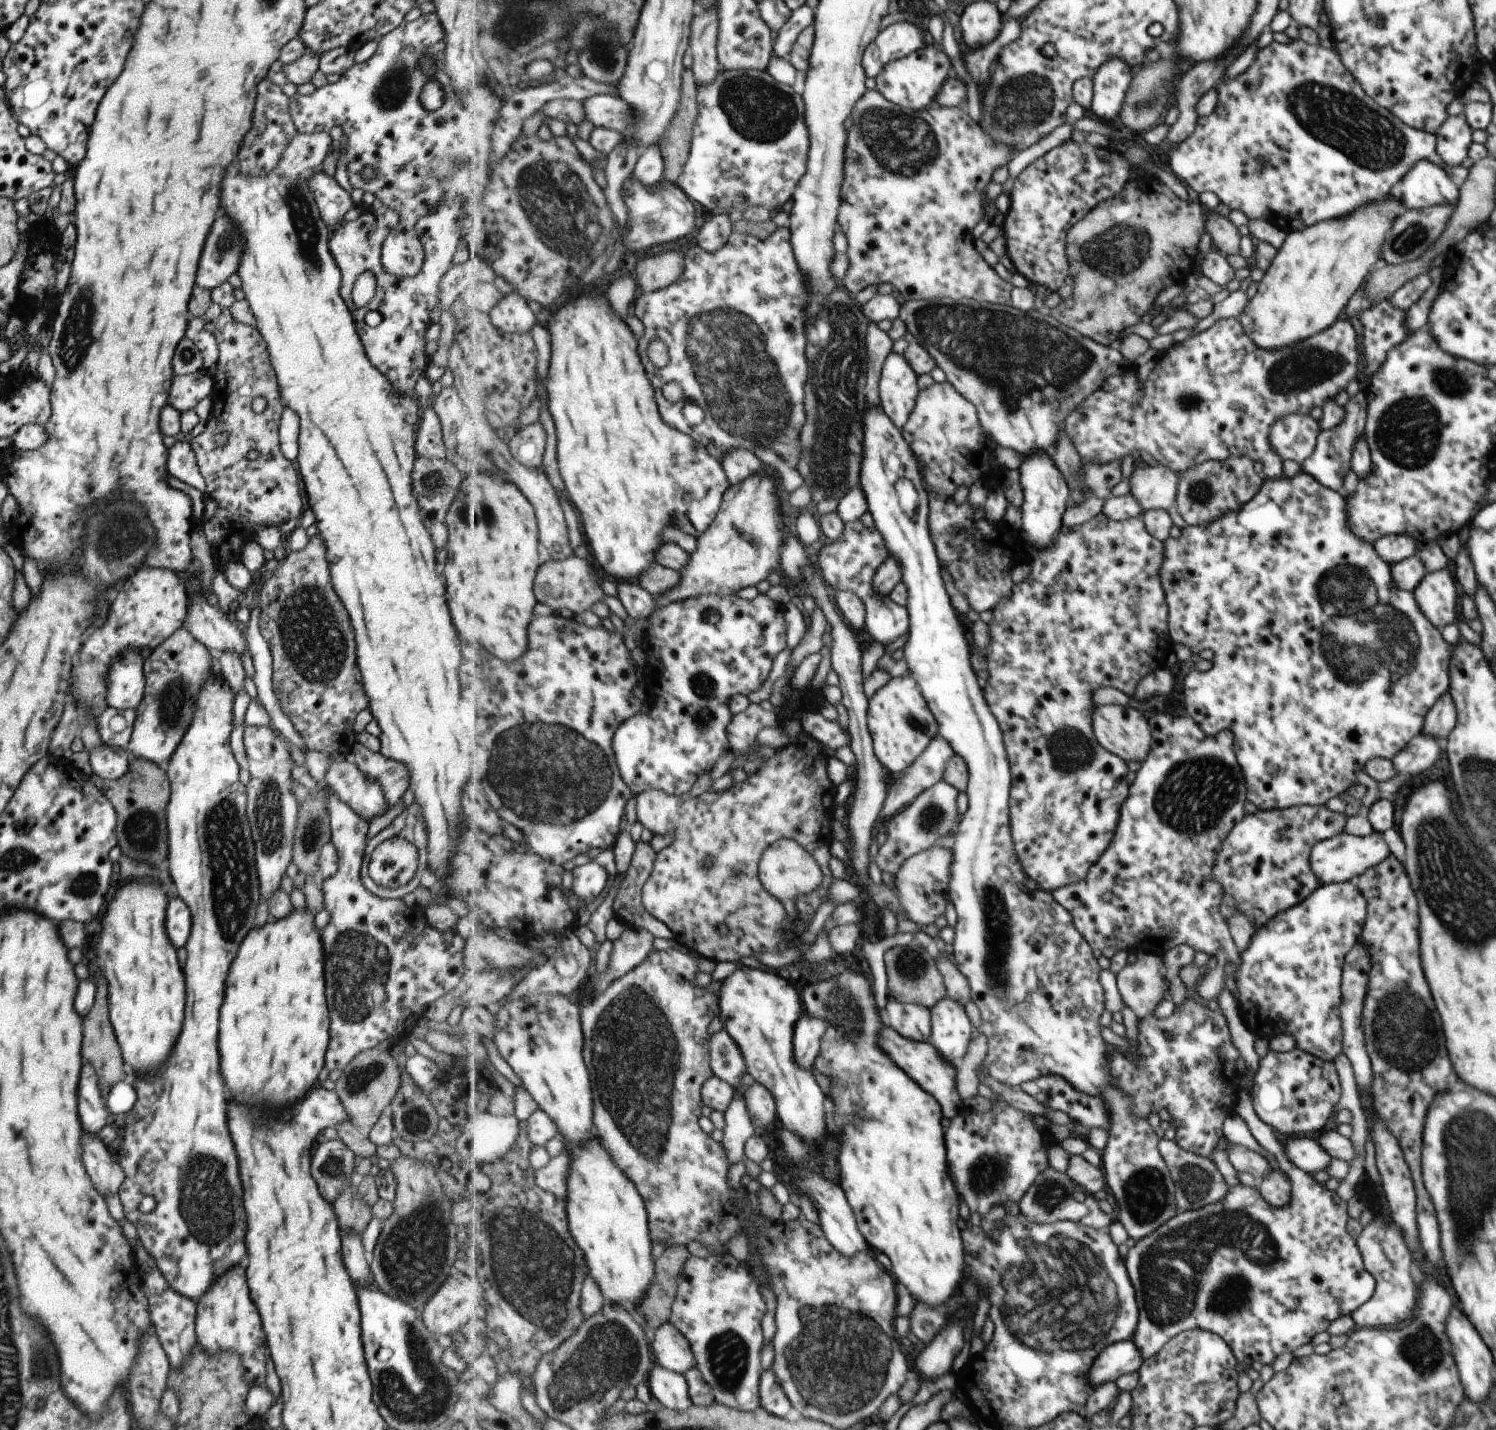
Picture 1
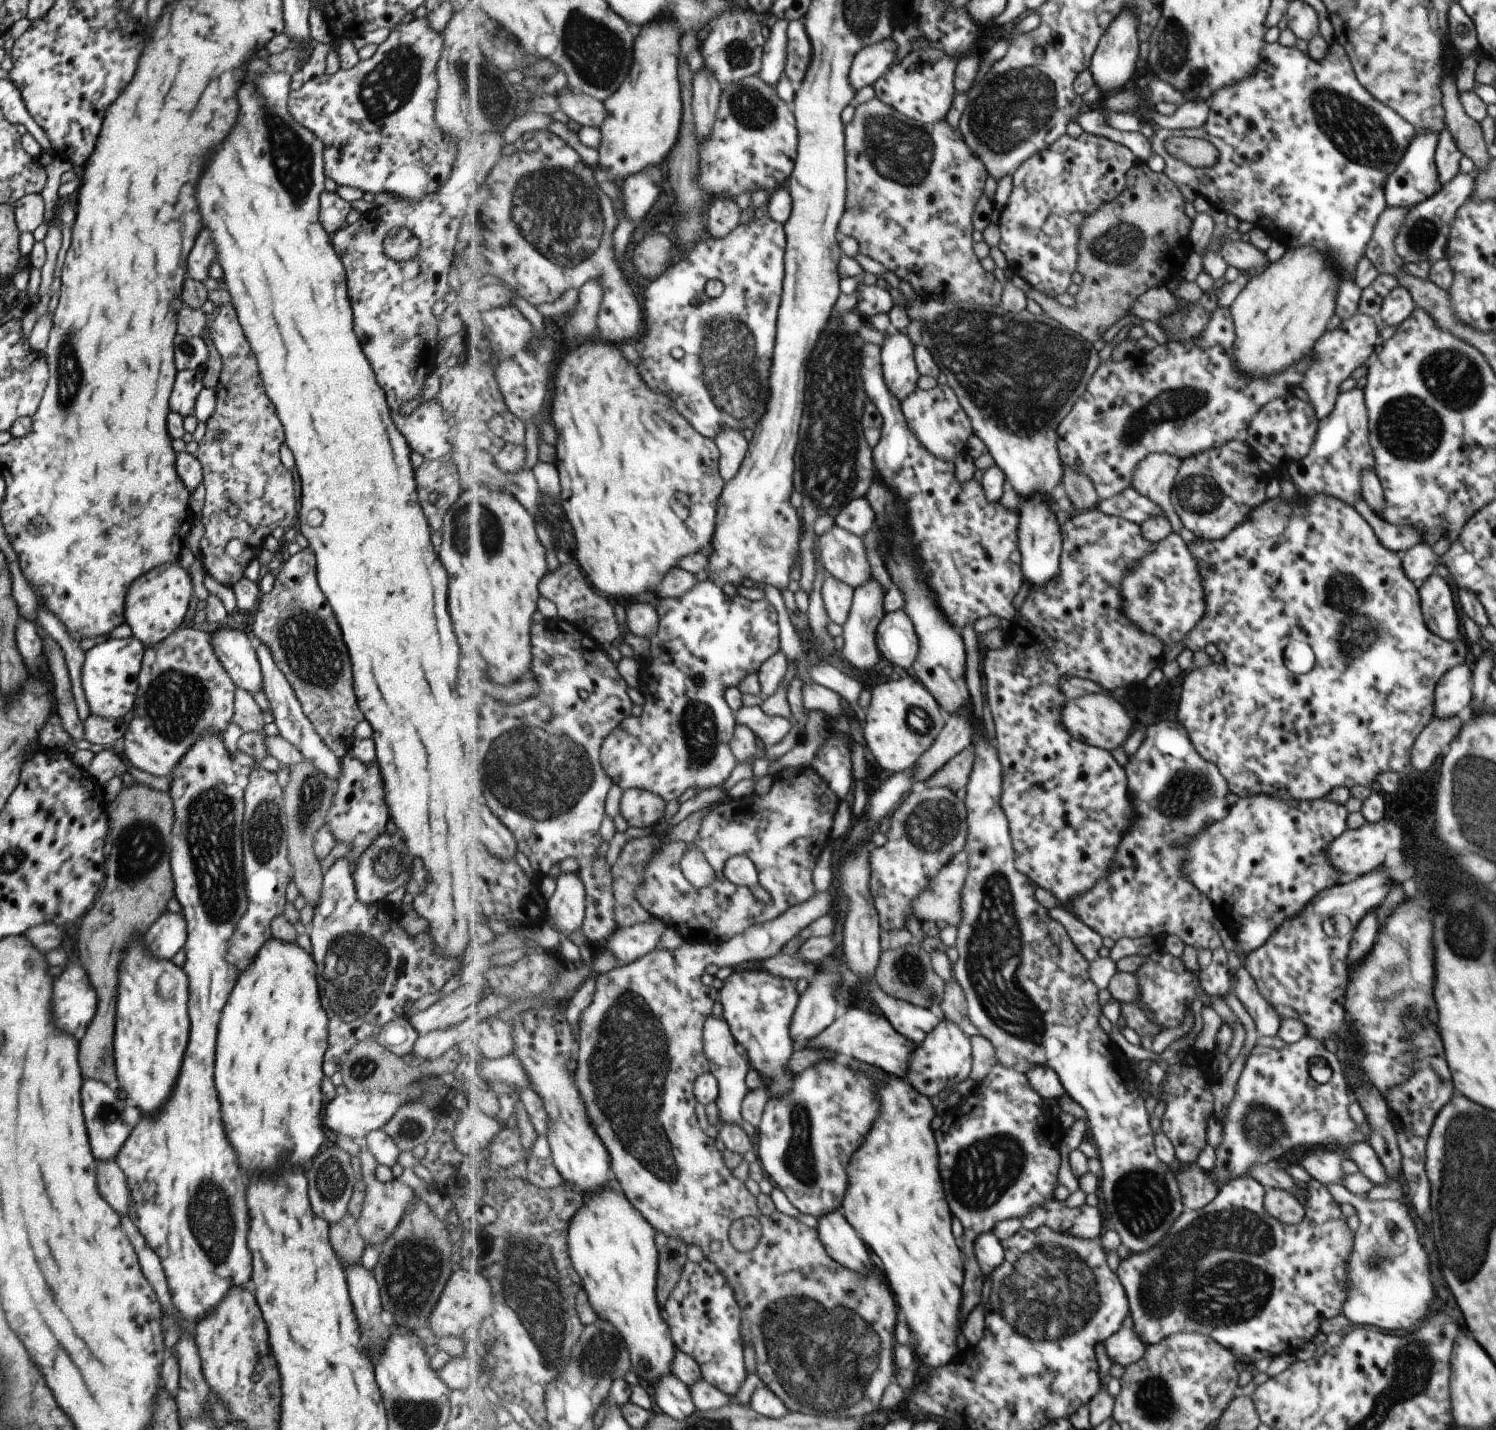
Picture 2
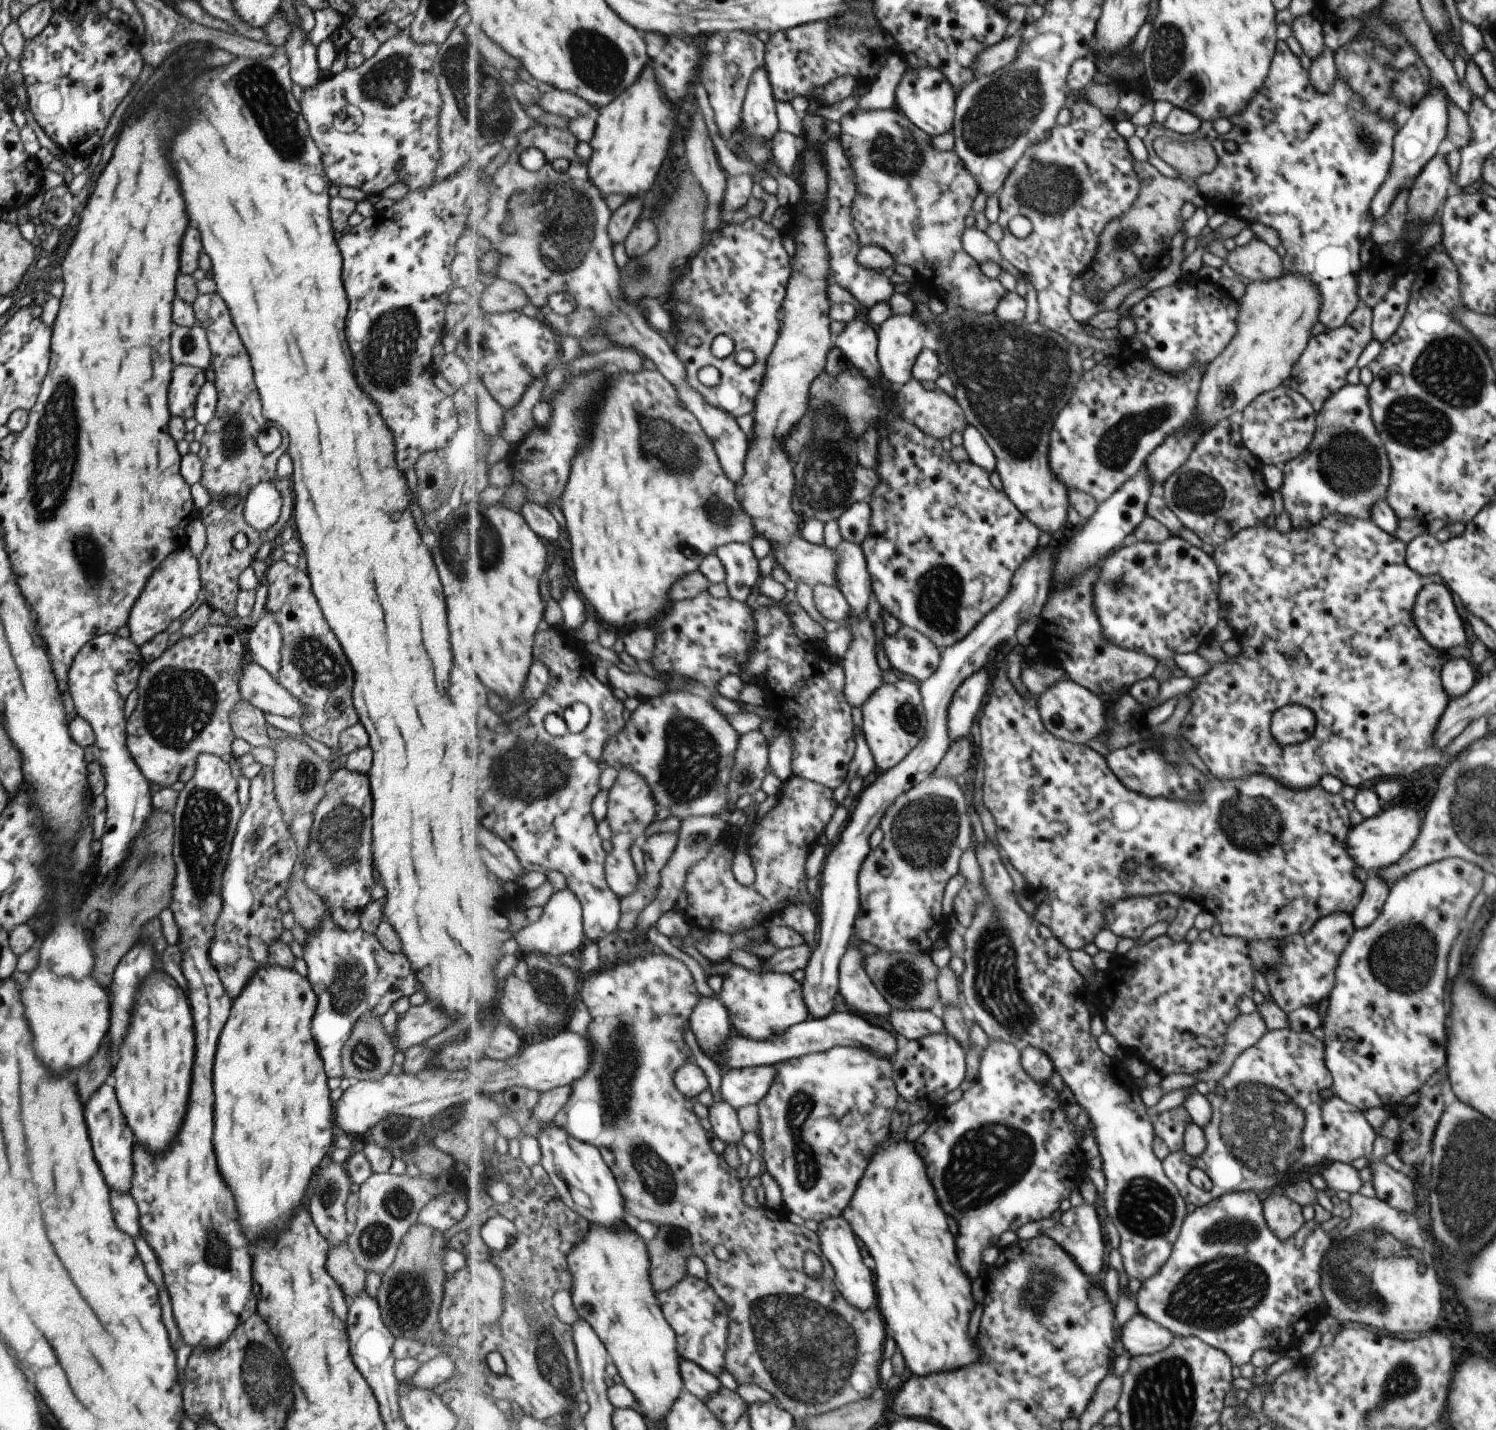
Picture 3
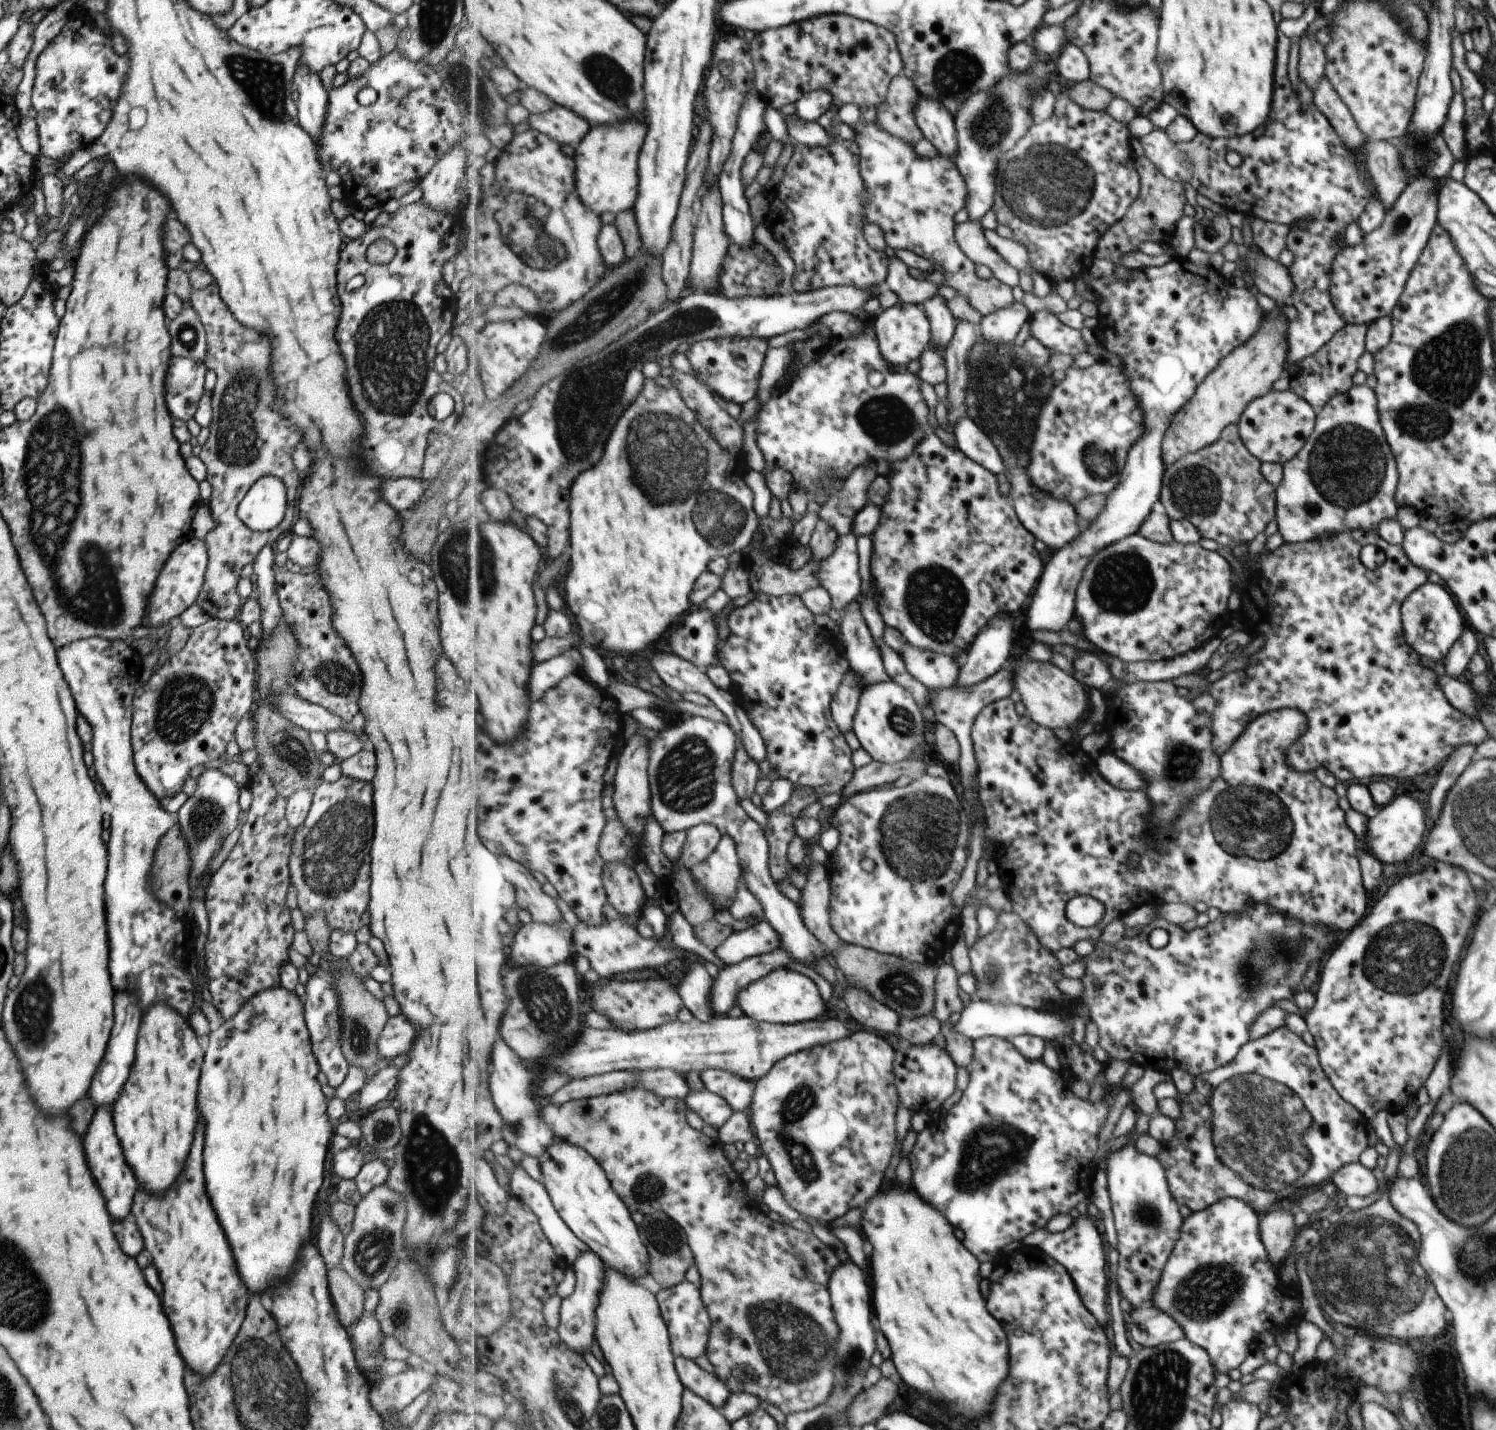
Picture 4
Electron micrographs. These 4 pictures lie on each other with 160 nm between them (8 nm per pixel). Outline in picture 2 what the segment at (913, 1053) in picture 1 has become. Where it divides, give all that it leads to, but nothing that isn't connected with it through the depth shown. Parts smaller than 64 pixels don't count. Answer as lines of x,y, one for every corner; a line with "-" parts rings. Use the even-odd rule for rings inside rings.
849,1008
843,1010
838,1018
815,1040
811,1040
815,1050
817,1048
829,1048
831,1052
847,1054
851,1058
857,1058
861,1062
867,1062
878,1067
886,1074
897,1075
906,1078
910,1071
910,1060
913,1053
918,1049
918,1045
908,1037
903,1036
883,1014
869,1012
869,1010
859,1010
859,1008

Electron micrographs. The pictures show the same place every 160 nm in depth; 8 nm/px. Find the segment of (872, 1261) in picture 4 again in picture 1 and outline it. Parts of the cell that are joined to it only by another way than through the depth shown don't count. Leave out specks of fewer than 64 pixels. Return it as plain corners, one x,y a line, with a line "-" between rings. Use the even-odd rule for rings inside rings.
845,970
839,978
807,985
802,994
805,1010
827,1022
827,1034
823,1036
823,1050
815,1060
815,1070
833,1078
831,1098
837,1114
828,1120
828,1129
845,1136
838,1158
839,1186
853,1204
861,1234
867,1238
869,1246
885,1252
893,1260
893,1272
899,1282
903,1282
919,1302
931,1306
943,1304
961,1286
965,1268
963,1238
959,1230
959,1194
947,1172
945,1130
941,1122
944,1109
935,1096
926,1092
877,1046
877,1036
881,1036
885,1028
883,1013
873,1000
873,982
863,972

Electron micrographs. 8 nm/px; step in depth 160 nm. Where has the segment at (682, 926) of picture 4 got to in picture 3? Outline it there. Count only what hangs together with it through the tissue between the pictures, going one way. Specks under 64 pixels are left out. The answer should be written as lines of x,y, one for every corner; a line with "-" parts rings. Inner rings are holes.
733,964
723,977
719,996
733,1016
736,1032
753,1040
773,1040
787,1028
811,1018
804,998
804,985
788,973
756,972

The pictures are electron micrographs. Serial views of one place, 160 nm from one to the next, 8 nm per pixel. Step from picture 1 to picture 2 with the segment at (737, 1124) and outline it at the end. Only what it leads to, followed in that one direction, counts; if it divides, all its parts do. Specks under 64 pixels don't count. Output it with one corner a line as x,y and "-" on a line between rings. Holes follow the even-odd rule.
712,1015
708,1017
708,1020
705,1020
704,1050
708,1060
712,1062
710,1073
719,1082
719,1099
716,1104
721,1112
721,1121
727,1122
727,1124
731,1124
731,1122
739,1124
753,1139
753,1136
759,1136
757,1128
753,1124
745,1122
745,1118
743,1118
743,1100
751,1092
747,1088
747,1076
749,1076
751,1068
749,1068
750,1062
737,1052
738,1046
737,1040
724,1018
717,1018
717,1016

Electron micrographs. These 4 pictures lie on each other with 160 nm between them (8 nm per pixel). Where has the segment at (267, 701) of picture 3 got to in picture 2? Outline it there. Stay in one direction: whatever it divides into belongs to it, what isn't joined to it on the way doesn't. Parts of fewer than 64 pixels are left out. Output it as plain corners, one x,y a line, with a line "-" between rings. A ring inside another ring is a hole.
225,622
219,624
219,627
210,633
210,644
217,660
229,675
235,687
241,687
249,694
252,694
255,690
262,690
260,664
257,662
253,646
249,643
245,633
230,628

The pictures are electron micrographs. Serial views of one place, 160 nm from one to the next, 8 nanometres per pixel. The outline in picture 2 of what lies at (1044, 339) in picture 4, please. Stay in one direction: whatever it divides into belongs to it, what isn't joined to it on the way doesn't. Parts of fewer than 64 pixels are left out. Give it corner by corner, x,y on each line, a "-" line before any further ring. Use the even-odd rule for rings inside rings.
1087,132
1077,139
1069,138
1065,134
1051,147
1029,158
1014,174
1014,189
1005,210
1001,212
998,223
1002,232
999,249
1006,257
1008,267
1027,284
1054,299
1059,294
1065,294
1073,282
1071,276
1077,270
1077,258
1079,258
1077,242
1083,218
1087,218
1097,208
1123,194
1128,186
1128,172
1132,168
1133,152
1129,148

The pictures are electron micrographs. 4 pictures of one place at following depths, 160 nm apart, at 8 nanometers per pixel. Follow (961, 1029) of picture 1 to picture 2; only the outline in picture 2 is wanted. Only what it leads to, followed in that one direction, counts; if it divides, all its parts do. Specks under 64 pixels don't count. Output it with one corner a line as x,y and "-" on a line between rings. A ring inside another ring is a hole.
944,1018
918,1045
910,1060
910,1071
905,1079
928,1097
941,1094
945,1088
957,1086
959,1082
969,1078
973,1066
973,1046
969,1037
956,1022

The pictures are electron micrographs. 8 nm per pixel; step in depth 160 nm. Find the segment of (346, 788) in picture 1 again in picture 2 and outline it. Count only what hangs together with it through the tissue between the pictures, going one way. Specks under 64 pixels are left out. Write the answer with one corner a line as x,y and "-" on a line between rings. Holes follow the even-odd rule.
260,642
254,651
257,662
260,664
262,691
269,703
272,722
275,723
279,736
297,748
304,760
310,762
319,772
322,772
327,778
337,780
340,775
340,759
323,744
320,736
313,730
311,723
301,710
300,702
294,697
293,689
273,662
269,649

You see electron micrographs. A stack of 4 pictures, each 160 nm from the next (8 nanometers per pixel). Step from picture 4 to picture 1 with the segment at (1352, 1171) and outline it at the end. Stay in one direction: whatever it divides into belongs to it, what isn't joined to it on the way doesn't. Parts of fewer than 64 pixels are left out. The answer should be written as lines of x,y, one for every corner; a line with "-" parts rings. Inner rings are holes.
1311,1137
1287,1140
1282,1150
1291,1164
1309,1175
1324,1171
1331,1162
1331,1156

